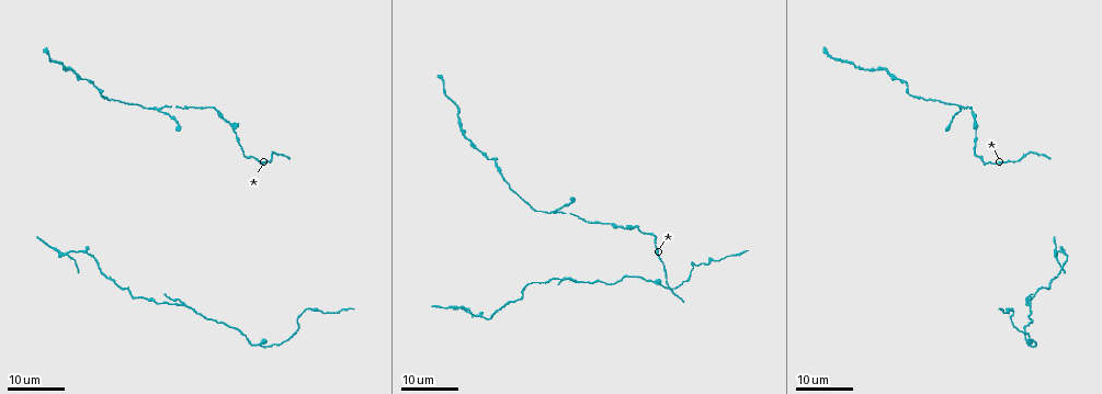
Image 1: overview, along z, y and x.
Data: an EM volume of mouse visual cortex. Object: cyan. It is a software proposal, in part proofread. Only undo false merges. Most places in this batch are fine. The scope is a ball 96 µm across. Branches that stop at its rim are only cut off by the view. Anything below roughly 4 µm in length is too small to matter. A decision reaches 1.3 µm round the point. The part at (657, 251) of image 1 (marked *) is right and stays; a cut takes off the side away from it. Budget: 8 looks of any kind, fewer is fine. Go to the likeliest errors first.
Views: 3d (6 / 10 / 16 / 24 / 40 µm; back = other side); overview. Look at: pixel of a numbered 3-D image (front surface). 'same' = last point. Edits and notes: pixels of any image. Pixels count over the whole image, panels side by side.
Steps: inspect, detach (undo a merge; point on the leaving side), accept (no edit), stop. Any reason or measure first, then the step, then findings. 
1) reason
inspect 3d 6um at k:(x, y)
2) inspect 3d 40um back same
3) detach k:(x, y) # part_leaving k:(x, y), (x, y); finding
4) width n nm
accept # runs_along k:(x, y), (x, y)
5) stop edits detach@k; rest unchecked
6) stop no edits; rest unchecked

arms part here
inspect 3d 16um at 1:(159, 108)

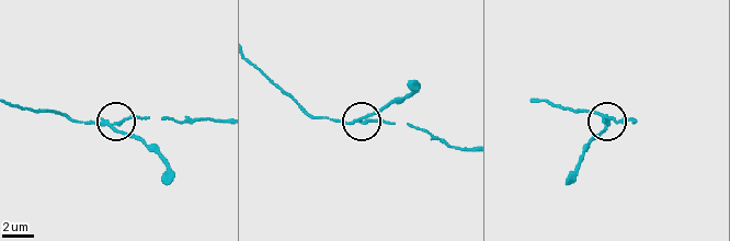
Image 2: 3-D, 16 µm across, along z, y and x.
inspect 3d 6um at 2:(359, 118)

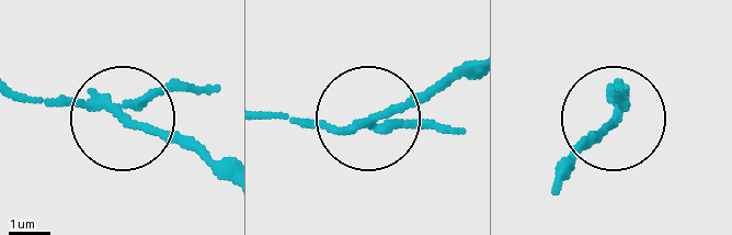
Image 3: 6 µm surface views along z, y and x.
width 170 nm
detach 3:(161, 136) # part_leaving 3:(110, 102), (180, 137), (221, 176); a second neuron is stuck on

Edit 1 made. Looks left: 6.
inspect overview

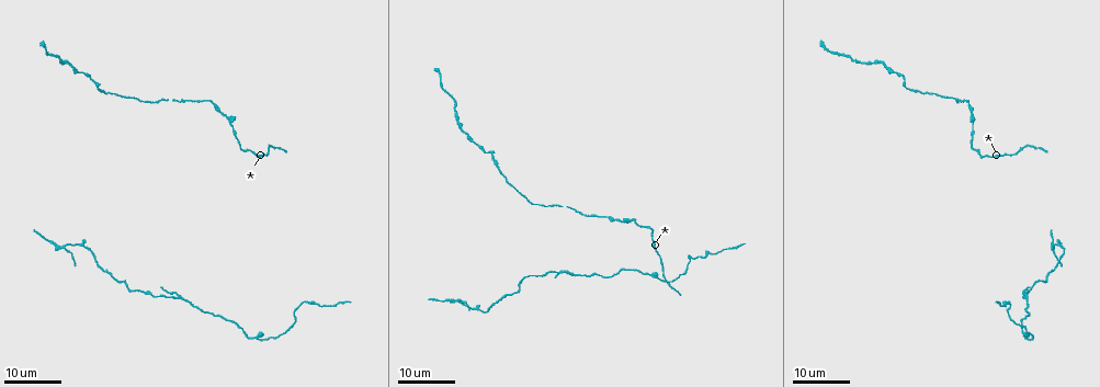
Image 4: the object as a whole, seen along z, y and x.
inspect 3d 16um at 4:(659, 258)

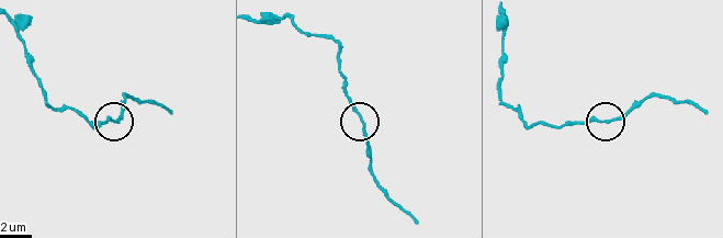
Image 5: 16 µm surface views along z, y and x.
closer look
inspect 3d 10um at 5:(364, 124)

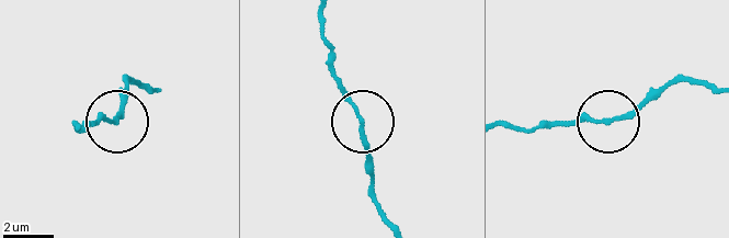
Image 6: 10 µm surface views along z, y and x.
accept # runs_along 6:(547, 120), (621, 120), (656, 90); all the same neuron

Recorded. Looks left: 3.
a narrow waist
inspect 3d 16um at 4:(487, 153)

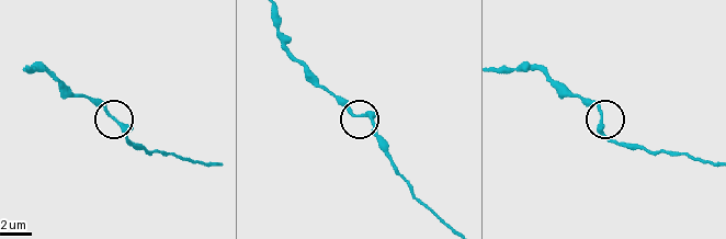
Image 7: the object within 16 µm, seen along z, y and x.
inspect 3d 6um at 7:(113, 116)

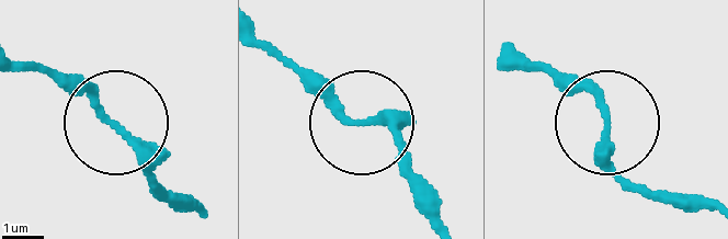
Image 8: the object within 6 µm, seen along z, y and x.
accept # runs_along 8:(441, 219), (396, 128), (350, 122), (291, 66); all the same neuron

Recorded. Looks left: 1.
stop edits detach@3; rest unchecked

